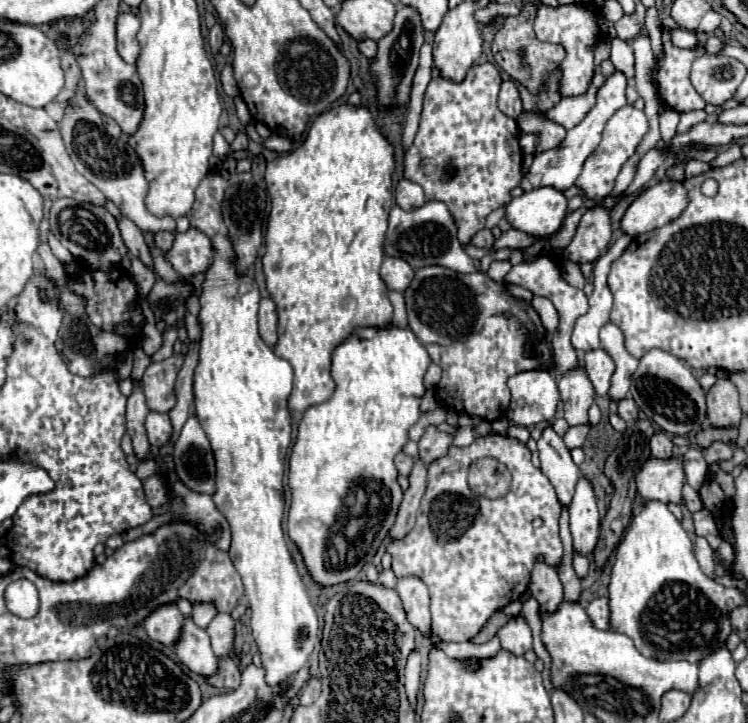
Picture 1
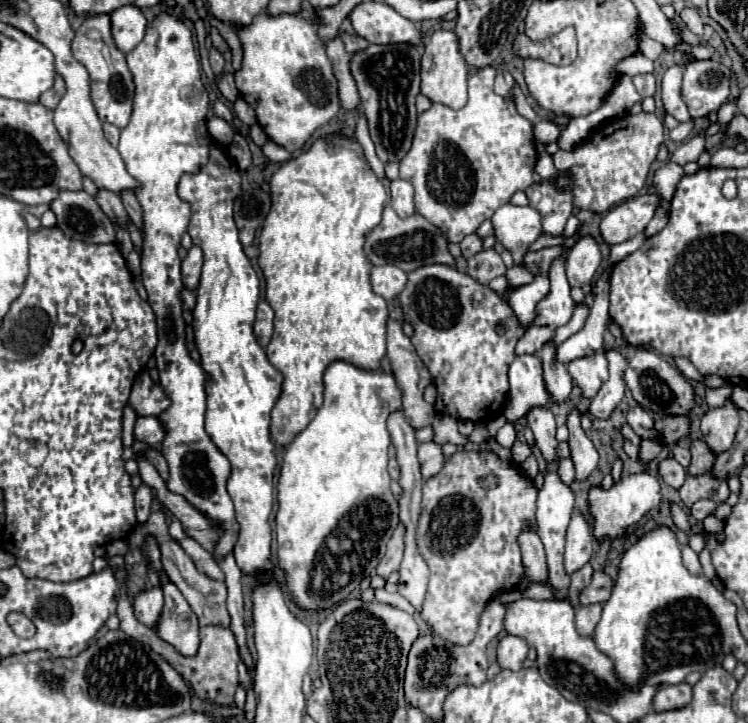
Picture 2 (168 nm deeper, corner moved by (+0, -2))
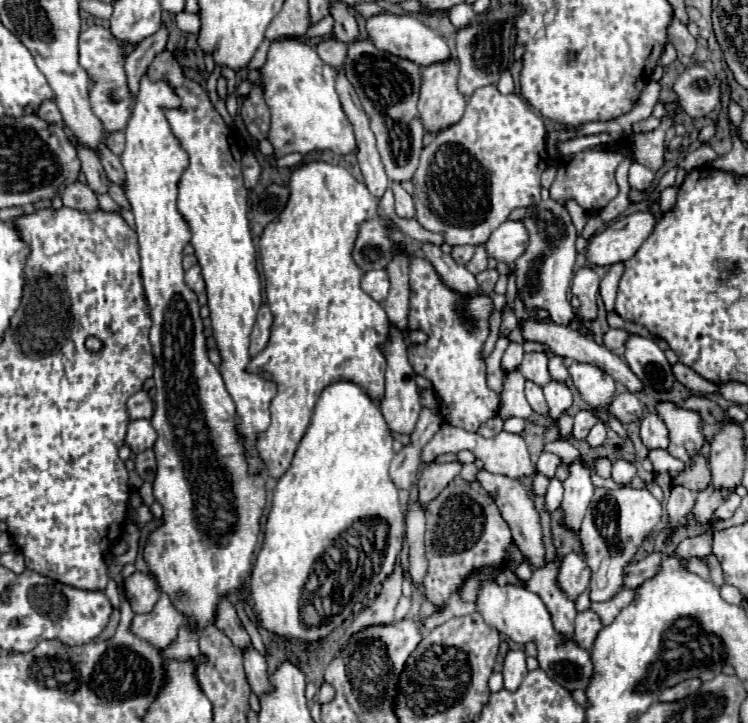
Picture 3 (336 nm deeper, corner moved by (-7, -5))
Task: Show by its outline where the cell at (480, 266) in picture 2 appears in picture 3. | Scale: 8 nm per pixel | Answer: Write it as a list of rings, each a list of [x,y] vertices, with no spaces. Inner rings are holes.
[[[484,270],[476,276],[476,282],[480,284],[480,290],[486,294],[486,296],[492,296],[494,294],[494,284],[498,280],[498,272],[496,270]]]

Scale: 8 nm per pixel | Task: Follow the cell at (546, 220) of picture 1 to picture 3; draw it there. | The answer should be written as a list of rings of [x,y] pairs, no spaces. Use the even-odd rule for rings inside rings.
[[[506,220],[492,236],[486,240],[486,252],[488,258],[494,258],[498,262],[506,262],[508,266],[514,264],[514,260],[524,252],[528,244],[528,232],[524,232],[522,222]]]

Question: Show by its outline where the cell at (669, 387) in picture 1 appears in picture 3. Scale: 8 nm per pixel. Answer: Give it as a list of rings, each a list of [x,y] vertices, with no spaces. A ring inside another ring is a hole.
[[[628,334],[624,358],[632,372],[636,372],[636,376],[640,376],[640,380],[652,390],[666,392],[672,388],[674,384],[672,368],[654,340],[642,338],[638,334]]]

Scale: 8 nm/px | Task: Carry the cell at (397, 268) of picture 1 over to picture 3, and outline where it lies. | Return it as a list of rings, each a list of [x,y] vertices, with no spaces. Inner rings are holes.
[[[370,270],[370,272],[364,272],[362,276],[362,290],[372,296],[376,302],[382,302],[386,296],[388,296],[388,288],[390,288],[390,282],[388,282],[388,274],[384,270]]]

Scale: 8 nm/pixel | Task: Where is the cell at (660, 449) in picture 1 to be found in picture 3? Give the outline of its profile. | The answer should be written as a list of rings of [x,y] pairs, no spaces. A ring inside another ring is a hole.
[[[674,486],[670,492],[670,498],[666,502],[666,512],[668,512],[668,522],[670,530],[682,528],[688,522],[688,512],[692,510],[692,504],[696,502],[694,492],[690,492],[684,486]]]

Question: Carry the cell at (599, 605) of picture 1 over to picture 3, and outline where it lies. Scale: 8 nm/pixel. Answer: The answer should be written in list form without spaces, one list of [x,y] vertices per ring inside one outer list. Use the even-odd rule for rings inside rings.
[[[586,610],[586,612],[580,612],[576,616],[576,632],[574,632],[574,642],[584,648],[584,650],[590,650],[598,632],[602,628],[602,622],[598,618],[596,612],[592,610]]]

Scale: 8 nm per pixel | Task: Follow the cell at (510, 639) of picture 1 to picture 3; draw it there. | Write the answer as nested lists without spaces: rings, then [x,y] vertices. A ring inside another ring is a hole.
[[[522,650],[508,652],[506,660],[504,660],[504,670],[502,670],[504,688],[508,692],[518,690],[518,686],[522,684],[522,680],[524,680],[526,674],[528,674],[528,670],[526,670],[526,654]]]

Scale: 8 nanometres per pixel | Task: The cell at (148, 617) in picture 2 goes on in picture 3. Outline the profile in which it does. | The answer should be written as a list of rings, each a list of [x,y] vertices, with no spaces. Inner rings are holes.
[[[134,572],[124,580],[124,590],[128,596],[128,602],[134,610],[134,614],[140,612],[150,612],[156,600],[160,598],[160,588],[156,582],[144,574],[144,572]]]

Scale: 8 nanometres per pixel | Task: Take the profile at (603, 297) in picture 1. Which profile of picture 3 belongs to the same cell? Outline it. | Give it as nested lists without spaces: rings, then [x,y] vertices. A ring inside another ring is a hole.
[[[552,356],[550,362],[548,362],[548,372],[550,372],[550,378],[552,378],[552,380],[564,382],[564,380],[568,378],[568,366],[564,364],[564,358]]]

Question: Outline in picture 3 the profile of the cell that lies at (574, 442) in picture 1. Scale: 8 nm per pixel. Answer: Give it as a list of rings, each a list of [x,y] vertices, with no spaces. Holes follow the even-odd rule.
[[[542,452],[542,454],[538,456],[538,460],[536,460],[536,470],[542,472],[544,476],[548,476],[548,478],[554,478],[558,464],[560,464],[560,458],[558,458],[556,454]]]

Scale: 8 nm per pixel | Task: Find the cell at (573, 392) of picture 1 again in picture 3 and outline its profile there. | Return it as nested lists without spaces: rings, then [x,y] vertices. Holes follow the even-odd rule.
[[[570,464],[570,476],[564,480],[564,498],[562,498],[562,524],[572,532],[578,532],[584,512],[592,500],[594,486],[590,482],[590,474],[582,464]]]

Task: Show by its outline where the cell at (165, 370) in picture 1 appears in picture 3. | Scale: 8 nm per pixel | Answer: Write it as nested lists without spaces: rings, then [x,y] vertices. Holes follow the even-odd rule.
[[[140,390],[140,392],[136,392],[136,394],[132,394],[132,396],[128,398],[128,402],[126,402],[126,412],[128,412],[128,416],[130,416],[132,420],[150,418],[152,412],[154,412],[154,402],[152,402],[152,398],[150,398],[144,390]]]

